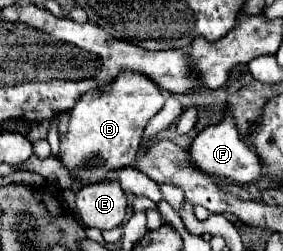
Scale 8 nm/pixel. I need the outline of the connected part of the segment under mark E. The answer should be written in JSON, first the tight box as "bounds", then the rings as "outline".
{"bounds":[75,182,127,232],"outline":[[[117,182],[91,184],[77,192],[75,206],[87,228],[97,228],[105,232],[117,228],[123,222],[127,196]]]}

